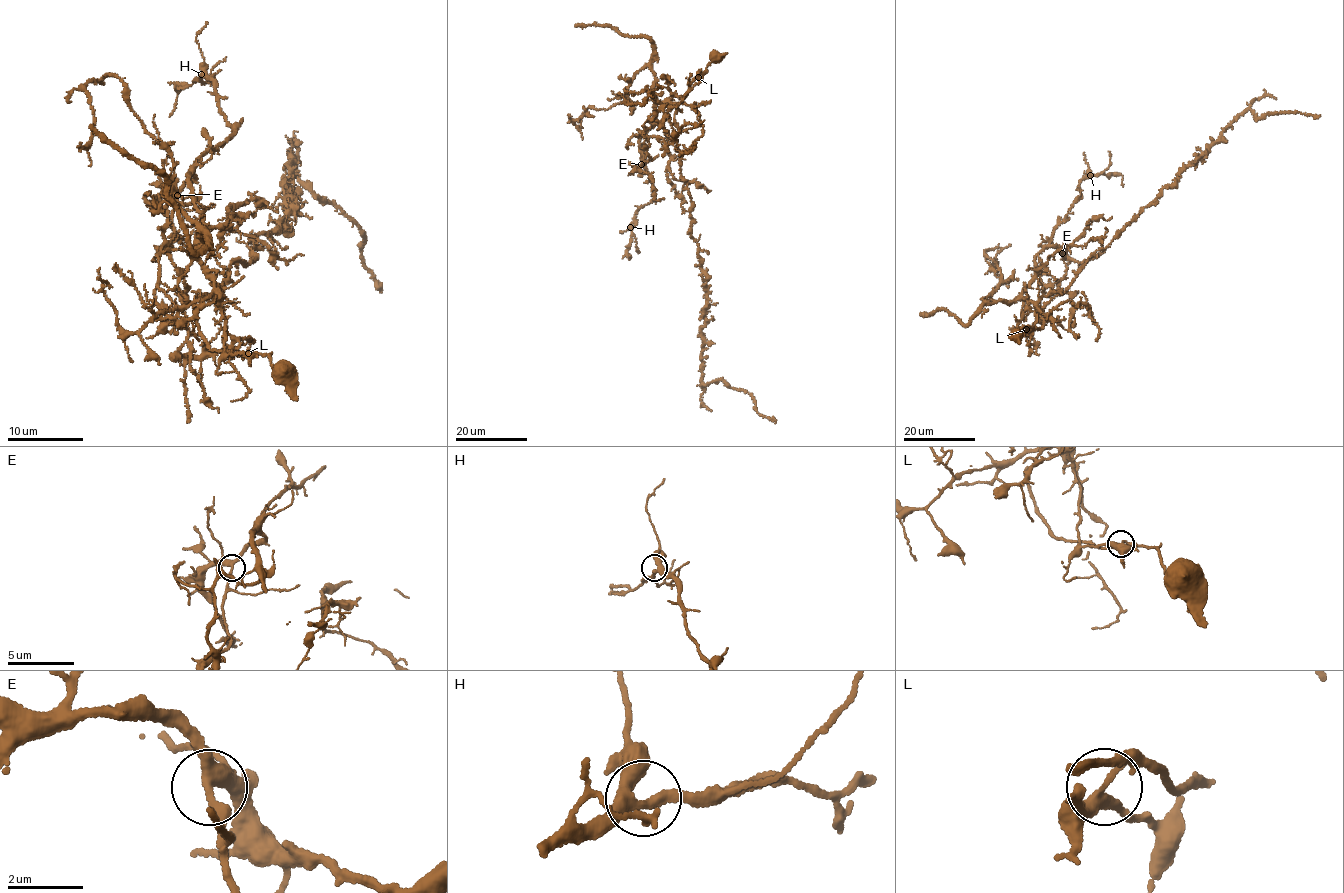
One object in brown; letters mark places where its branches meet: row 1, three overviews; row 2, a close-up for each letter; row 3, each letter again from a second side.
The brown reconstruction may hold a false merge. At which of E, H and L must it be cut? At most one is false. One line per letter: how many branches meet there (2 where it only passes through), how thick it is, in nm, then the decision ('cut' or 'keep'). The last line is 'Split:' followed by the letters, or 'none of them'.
E: 3 branches meet; 320 nm thick; keep
H: 3 branches meet; 240 nm thick; keep
L: 3 branches meet; 240 nm thick; cut
Split: L

